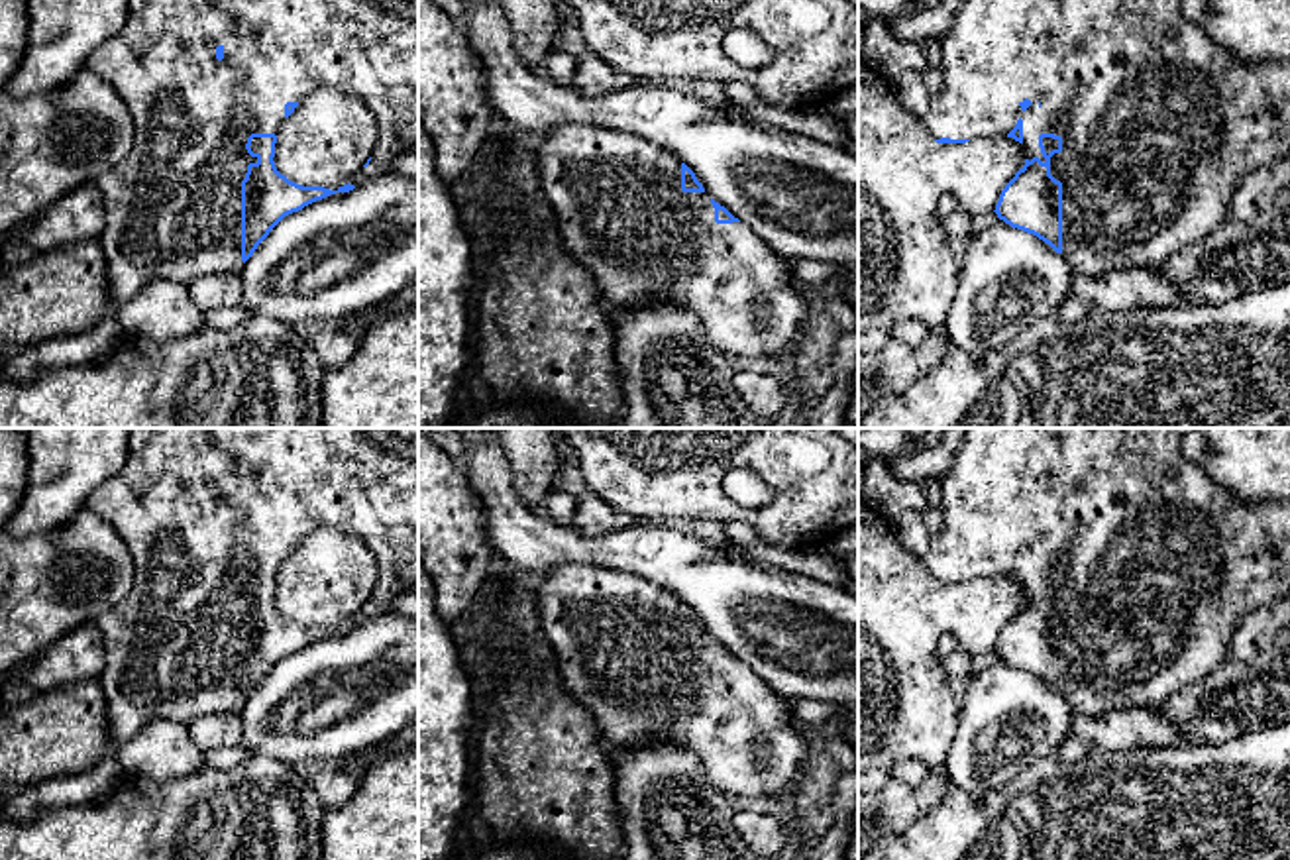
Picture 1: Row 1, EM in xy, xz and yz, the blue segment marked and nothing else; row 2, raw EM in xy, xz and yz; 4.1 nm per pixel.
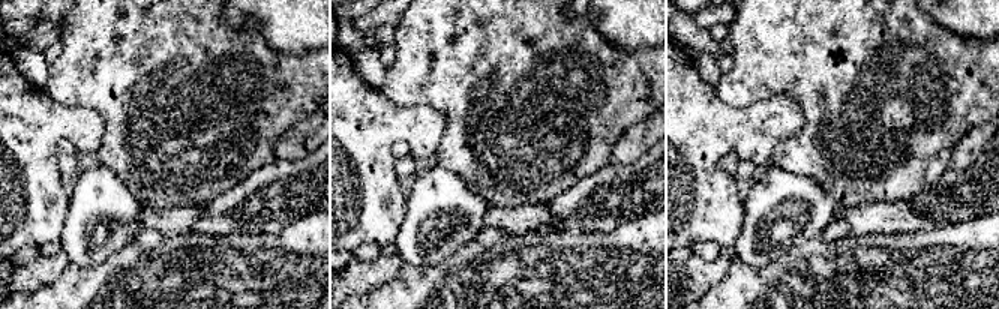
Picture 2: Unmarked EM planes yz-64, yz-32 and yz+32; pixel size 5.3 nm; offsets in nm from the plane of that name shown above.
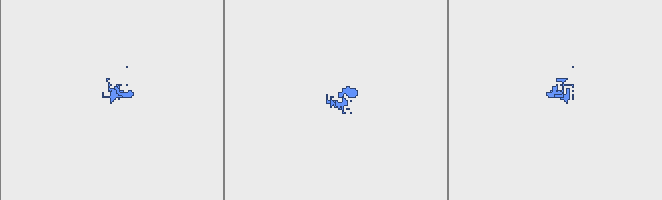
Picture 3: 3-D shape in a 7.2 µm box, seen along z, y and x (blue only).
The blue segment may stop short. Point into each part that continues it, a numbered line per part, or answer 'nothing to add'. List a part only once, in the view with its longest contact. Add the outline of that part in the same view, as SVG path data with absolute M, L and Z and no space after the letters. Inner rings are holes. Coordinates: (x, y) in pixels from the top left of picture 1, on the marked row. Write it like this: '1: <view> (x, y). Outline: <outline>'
1: yz (1159, 124). Outline: M962 0L950 31L941 39L944 86L931 96L923 118L933 139L978 139L1007 135L1023 120L1023 147L1031 161L1047 161L1041 134L1062 137L1062 151L1050 161L1050 175L1062 183L1062 257L1078 275L1102 277L1109 271L1155 269L1186 245L1213 234L1227 218L1235 190L1255 169L1290 157L1290 59L1245 63L1217 45L1200 24L1182 16L1182 0Z

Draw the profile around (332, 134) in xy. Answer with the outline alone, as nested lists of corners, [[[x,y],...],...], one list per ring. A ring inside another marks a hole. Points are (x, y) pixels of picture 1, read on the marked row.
[[[316,88],[277,132],[275,167],[302,187],[338,190],[355,177],[377,143],[377,120],[353,94]]]

